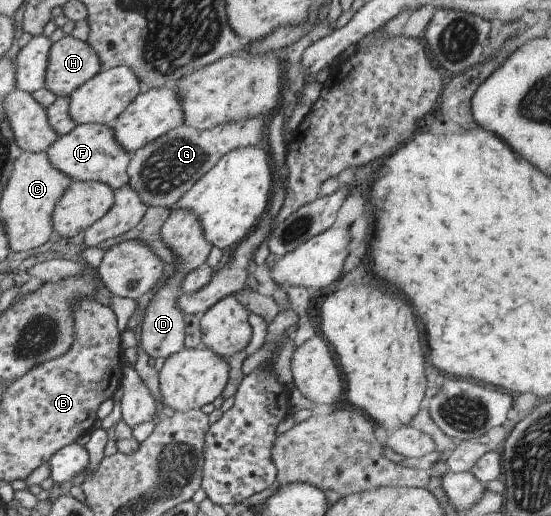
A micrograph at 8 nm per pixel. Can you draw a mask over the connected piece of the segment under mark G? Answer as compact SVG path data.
M262 117L237 120L210 129L181 125L132 154L127 166L128 184L141 196L141 202L145 206L169 209L175 206L185 192L189 192L196 182L221 160L222 156L235 149L256 147L261 142L263 130Z

